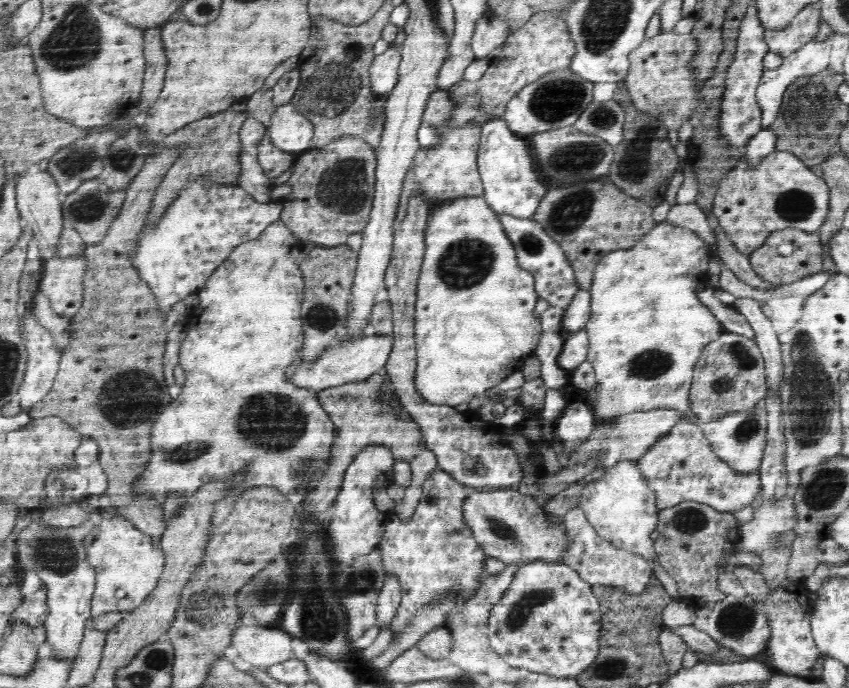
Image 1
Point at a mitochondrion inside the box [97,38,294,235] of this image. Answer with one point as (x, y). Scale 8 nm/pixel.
(122, 160)

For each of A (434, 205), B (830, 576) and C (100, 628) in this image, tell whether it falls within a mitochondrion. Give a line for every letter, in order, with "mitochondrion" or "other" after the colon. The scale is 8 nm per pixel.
A: other
B: other
C: other

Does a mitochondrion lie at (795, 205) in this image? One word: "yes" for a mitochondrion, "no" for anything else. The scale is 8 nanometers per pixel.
yes

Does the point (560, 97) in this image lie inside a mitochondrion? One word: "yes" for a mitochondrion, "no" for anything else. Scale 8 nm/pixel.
yes

